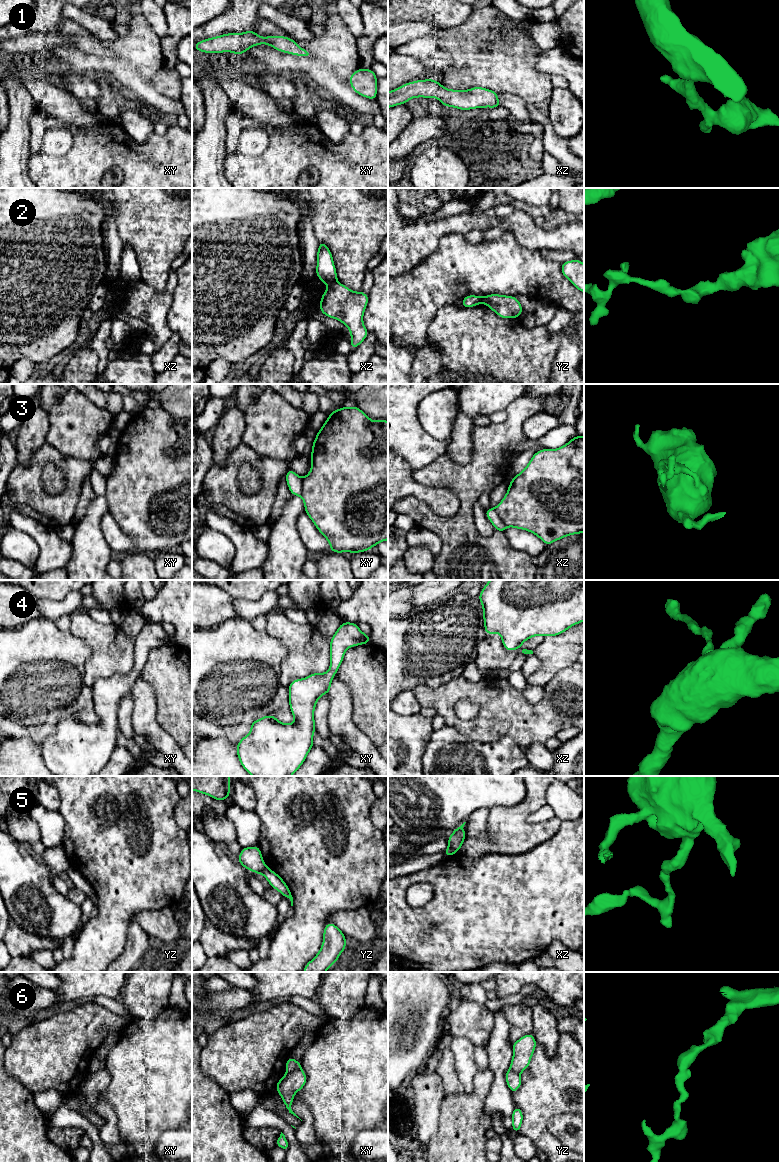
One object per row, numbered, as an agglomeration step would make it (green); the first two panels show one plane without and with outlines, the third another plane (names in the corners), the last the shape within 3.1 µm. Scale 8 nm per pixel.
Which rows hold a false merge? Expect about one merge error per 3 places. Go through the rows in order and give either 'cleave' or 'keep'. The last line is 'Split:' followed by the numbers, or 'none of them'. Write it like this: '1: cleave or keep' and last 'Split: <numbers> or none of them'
1: keep
2: cleave
3: cleave
4: keep
5: cleave
6: cleave
Split: 2, 3, 5, 6

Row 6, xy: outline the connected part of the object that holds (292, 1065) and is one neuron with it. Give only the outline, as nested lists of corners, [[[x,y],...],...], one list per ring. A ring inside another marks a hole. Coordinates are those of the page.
[[[289,1056],[286,1061],[286,1071],[293,1072],[298,1070],[299,1068],[301,1068],[301,1062],[298,1062],[297,1060]]]

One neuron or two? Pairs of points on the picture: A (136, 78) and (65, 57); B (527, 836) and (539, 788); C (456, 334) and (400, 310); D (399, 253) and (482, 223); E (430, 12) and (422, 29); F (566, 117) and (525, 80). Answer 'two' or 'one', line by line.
A: one
B: one
C: two
D: one
E: two
F: two

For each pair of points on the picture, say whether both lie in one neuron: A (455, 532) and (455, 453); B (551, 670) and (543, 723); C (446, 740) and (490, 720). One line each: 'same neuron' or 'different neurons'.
A: different neurons
B: different neurons
C: different neurons

